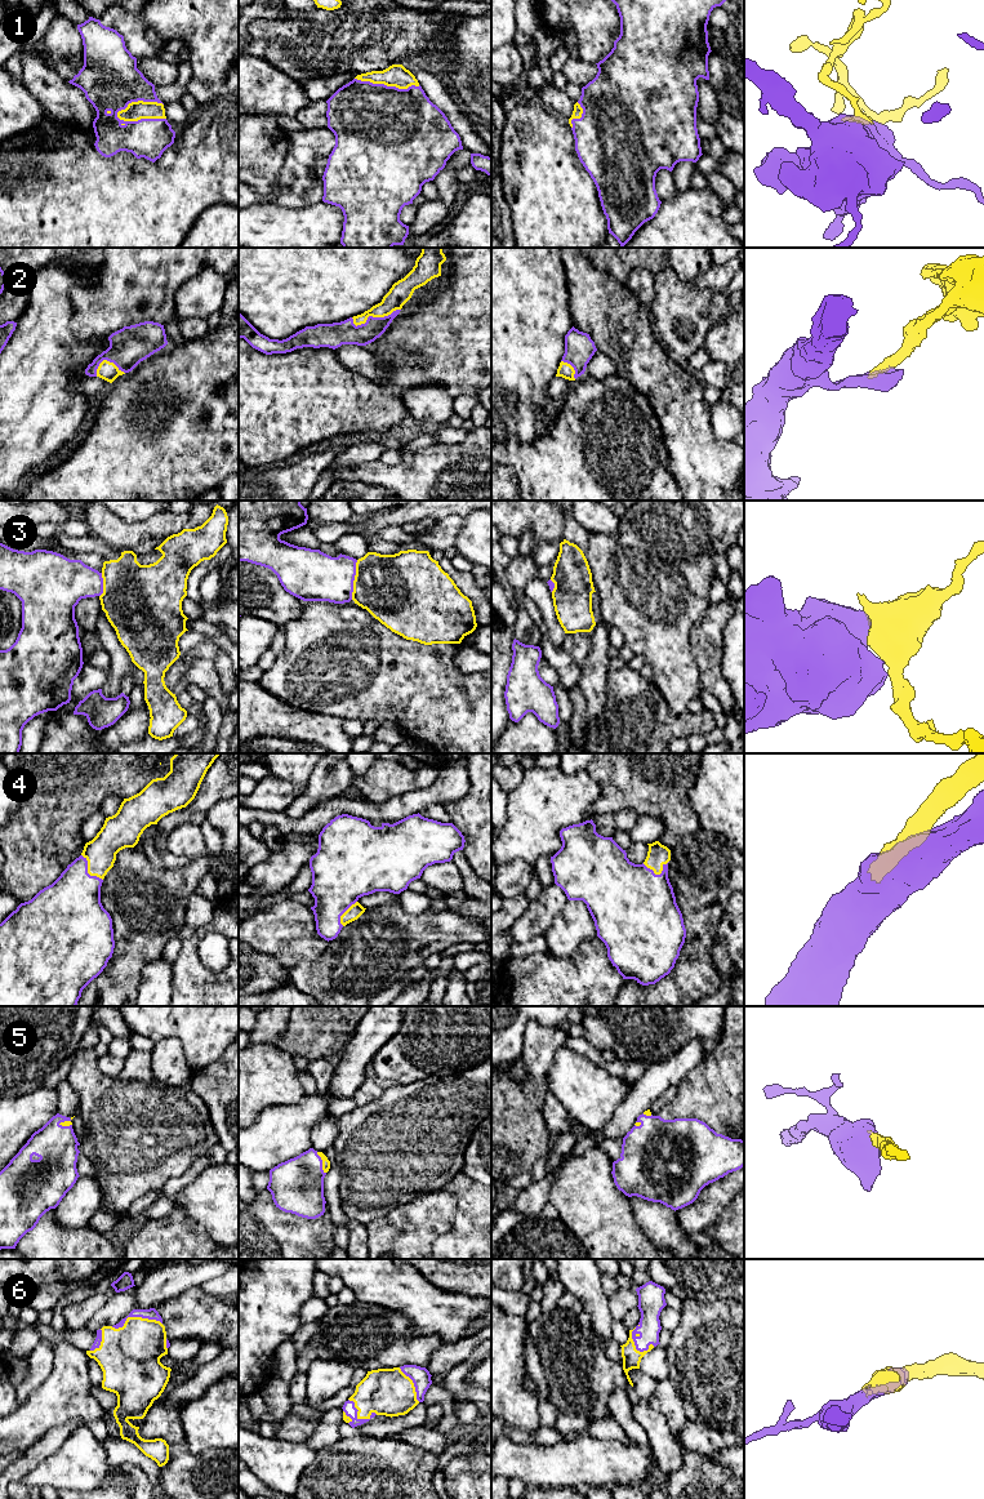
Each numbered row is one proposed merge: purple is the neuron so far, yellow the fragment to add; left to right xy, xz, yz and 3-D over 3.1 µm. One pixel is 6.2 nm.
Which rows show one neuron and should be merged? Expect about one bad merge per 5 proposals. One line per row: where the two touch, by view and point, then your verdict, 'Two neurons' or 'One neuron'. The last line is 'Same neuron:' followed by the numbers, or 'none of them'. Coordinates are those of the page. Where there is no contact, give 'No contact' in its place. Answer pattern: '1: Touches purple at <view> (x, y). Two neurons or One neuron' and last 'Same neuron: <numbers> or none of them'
1: Touches purple at xy (139, 120). One neuron
2: Touches purple at xz (372, 316). One neuron
3: Touches purple at xz (354, 579). Two neurons
4: Touches purple at xy (87, 871). One neuron
5: Touches purple at xz (321, 1162). One neuron
6: Touches purple at xy (134, 1316). One neuron
Same neuron: 1, 2, 4, 5, 6

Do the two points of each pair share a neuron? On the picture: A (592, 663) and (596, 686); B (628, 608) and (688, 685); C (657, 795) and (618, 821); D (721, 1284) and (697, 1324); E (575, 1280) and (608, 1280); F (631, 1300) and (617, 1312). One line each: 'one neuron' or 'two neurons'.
A: one neuron
B: one neuron
C: two neurons
D: two neurons
E: two neurons
F: one neuron

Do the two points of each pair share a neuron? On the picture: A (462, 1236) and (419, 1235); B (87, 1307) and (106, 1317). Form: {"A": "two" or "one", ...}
{"A": "two", "B": "two"}

